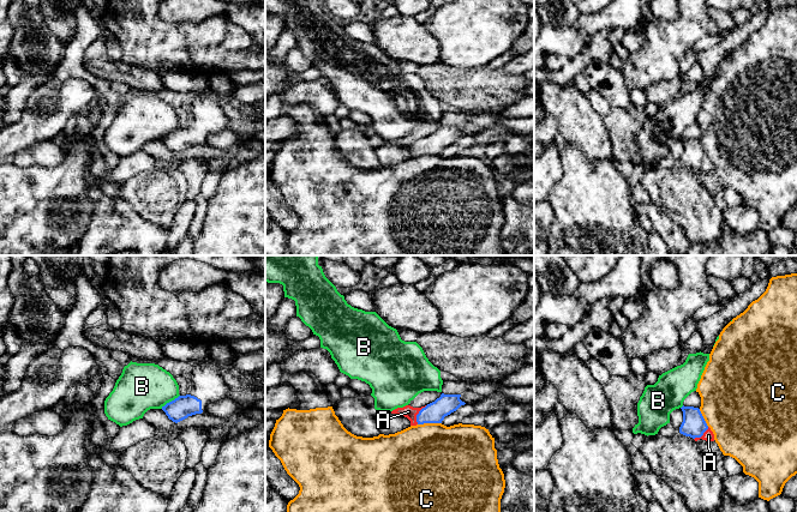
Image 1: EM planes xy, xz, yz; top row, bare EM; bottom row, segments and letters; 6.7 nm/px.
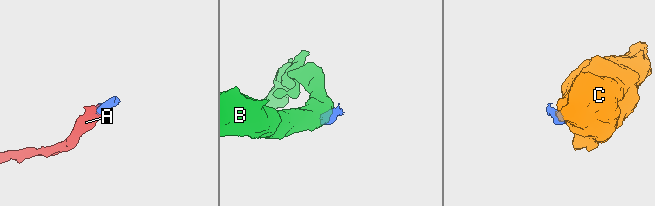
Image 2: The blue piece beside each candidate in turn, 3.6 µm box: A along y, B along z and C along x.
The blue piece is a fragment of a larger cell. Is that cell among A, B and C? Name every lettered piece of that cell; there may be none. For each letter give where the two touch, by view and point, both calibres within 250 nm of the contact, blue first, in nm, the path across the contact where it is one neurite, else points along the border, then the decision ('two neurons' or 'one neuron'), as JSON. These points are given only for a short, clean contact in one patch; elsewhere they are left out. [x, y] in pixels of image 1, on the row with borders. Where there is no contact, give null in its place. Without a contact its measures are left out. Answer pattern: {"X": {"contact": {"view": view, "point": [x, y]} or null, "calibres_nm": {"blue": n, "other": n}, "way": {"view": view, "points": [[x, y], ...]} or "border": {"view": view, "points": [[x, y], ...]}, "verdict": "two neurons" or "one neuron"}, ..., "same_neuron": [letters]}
{"A": {"contact": {"view": "xz", "point": [418, 414]}, "calibres_nm": {"blue": 140, "other": 90}, "way": {"view": "xz", "points": [[433, 413], [418, 414], [408, 411]]}, "verdict": "one neuron"}, "B": {"contact": {"view": "xy", "point": [169, 402]}, "calibres_nm": {"blue": 150, "other": 320}, "border": {"view": "xy", "points": [[179, 395], [161, 408]]}, "verdict": "two neurons"}, "C": {"contact": {"view": "xz", "point": [429, 422]}, "calibres_nm": {"blue": 140, "other": 500}, "border": {"view": "xz", "points": [[441, 422], [418, 425]]}, "verdict": "two neurons"}, "same_neuron": ["A"]}

